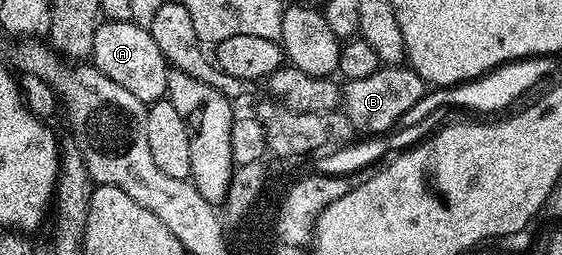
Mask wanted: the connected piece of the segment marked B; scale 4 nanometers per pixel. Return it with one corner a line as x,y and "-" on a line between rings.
380,66
365,78
347,80
341,88
341,108
350,127
360,128
363,134
387,134
398,125
399,119
412,109
425,93
425,81
409,66

